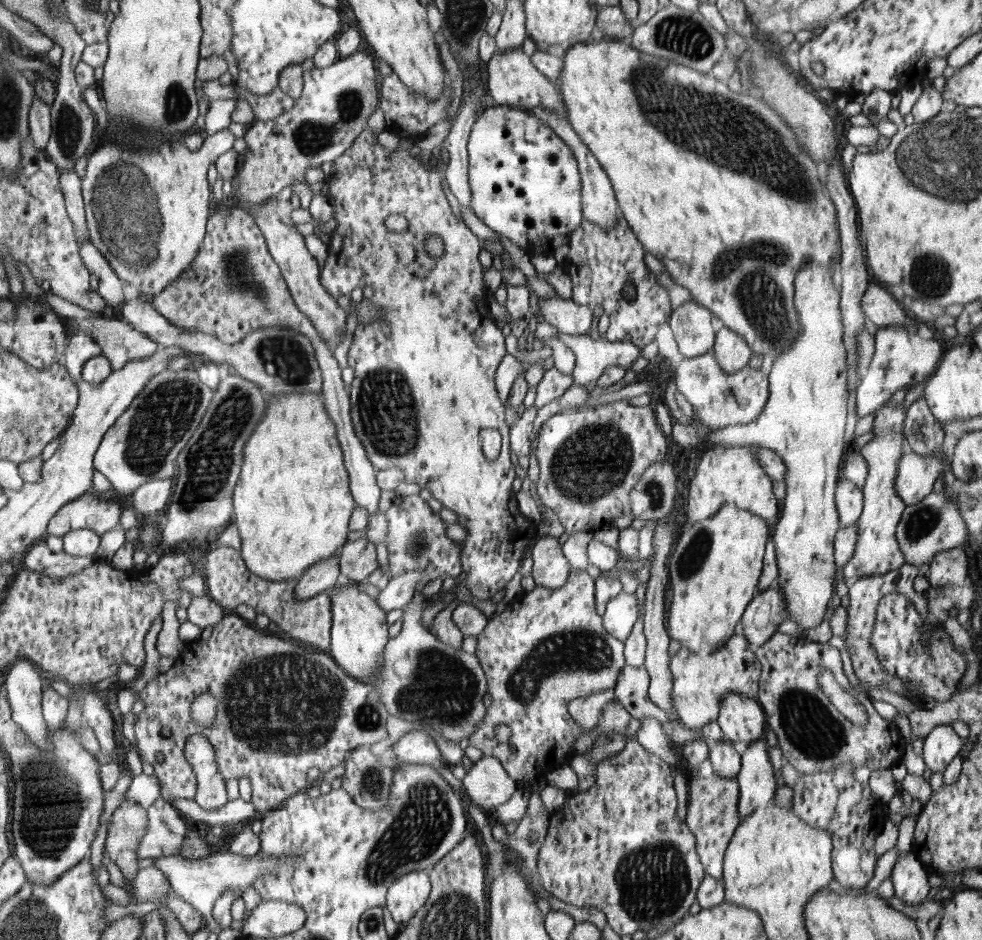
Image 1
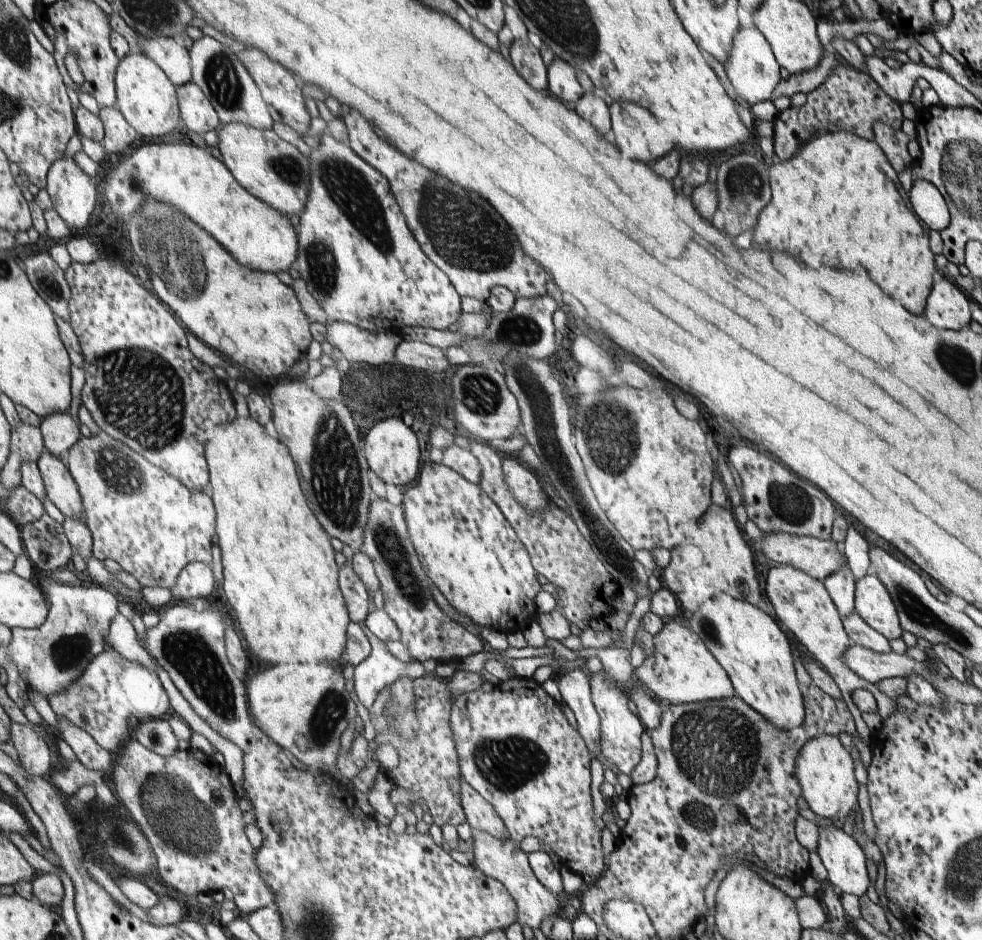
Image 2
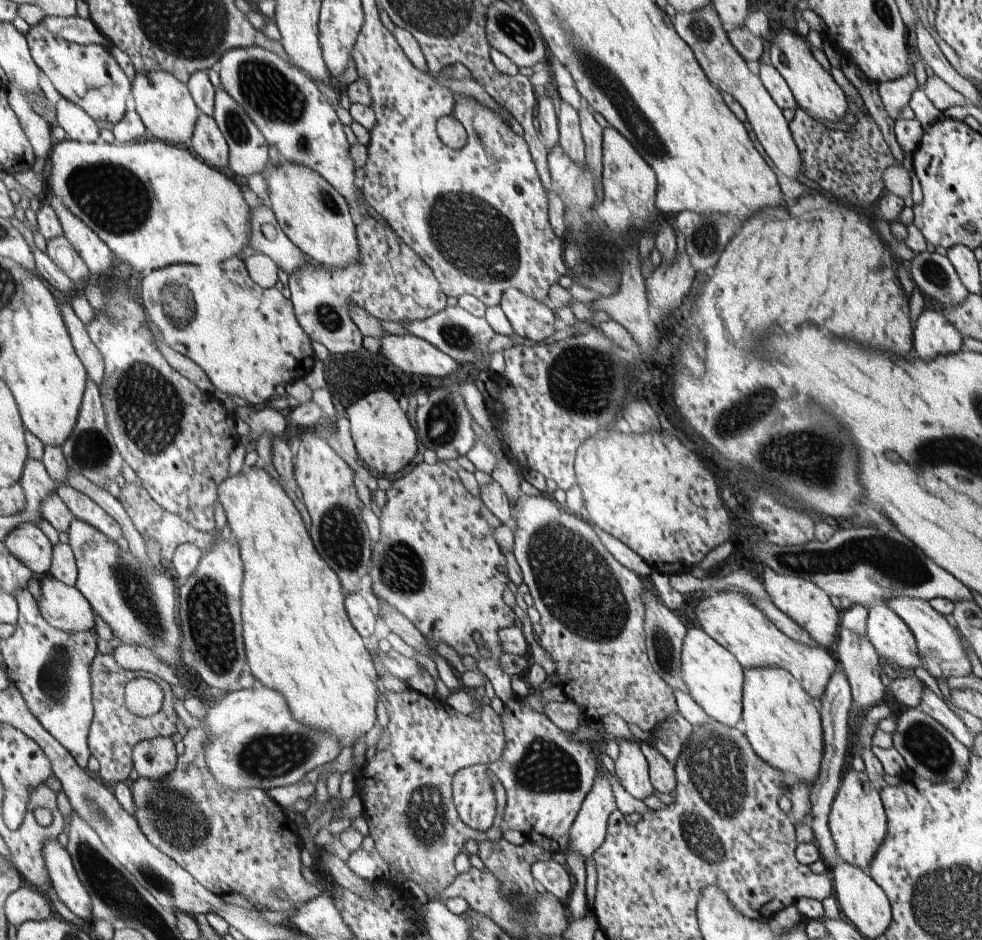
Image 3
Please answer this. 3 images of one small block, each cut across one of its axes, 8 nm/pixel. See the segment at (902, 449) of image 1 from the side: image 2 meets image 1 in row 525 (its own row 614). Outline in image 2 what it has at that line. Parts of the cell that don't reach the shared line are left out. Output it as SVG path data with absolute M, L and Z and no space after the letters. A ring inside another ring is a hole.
M864 574L860 580L855 580L854 610L888 640L902 638L903 628L894 601L877 576Z

